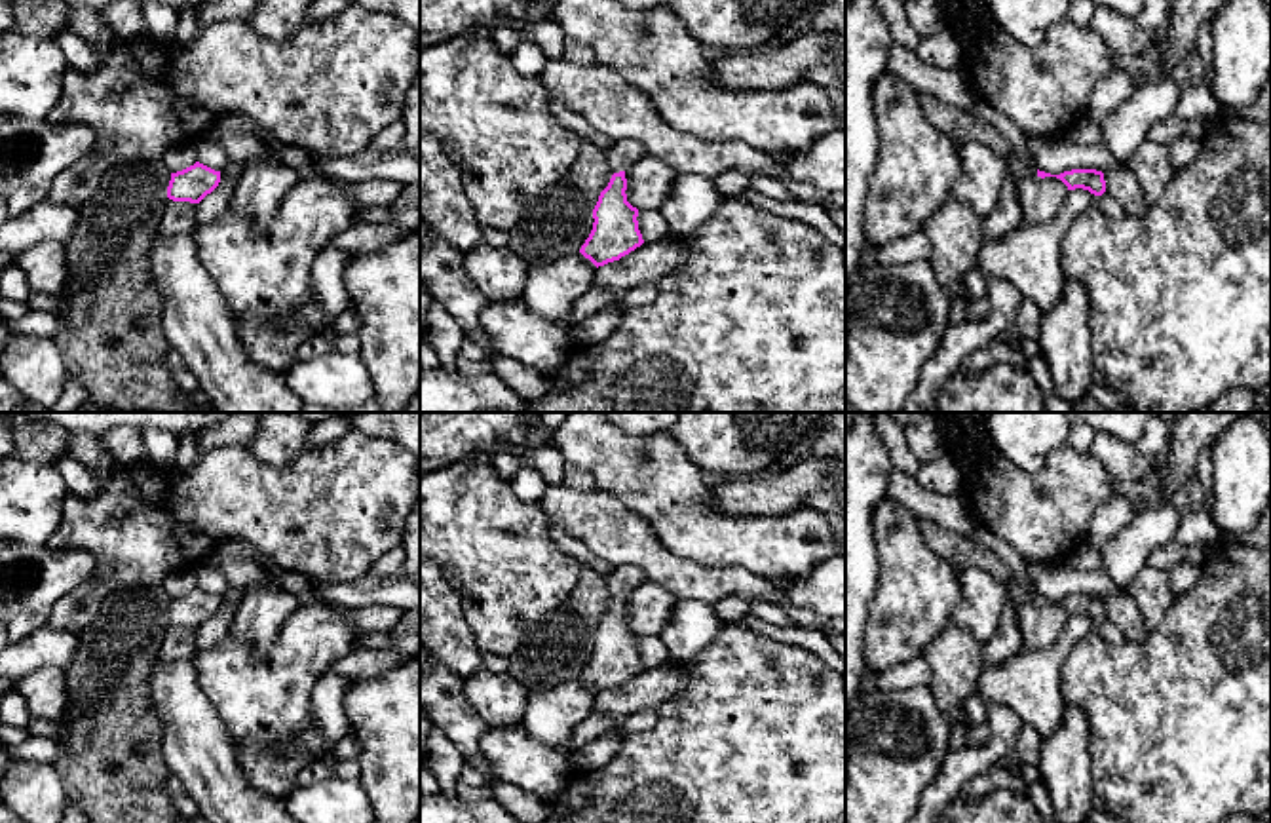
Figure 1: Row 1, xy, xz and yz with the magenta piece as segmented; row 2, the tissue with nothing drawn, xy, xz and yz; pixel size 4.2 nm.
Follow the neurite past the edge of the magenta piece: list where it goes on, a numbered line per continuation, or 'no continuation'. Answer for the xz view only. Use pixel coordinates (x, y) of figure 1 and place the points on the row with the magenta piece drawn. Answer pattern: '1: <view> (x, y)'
1: xz (624, 153)

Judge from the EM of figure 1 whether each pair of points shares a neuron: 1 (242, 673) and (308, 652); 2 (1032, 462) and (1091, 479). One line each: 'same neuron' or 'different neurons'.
1: same neuron
2: different neurons

